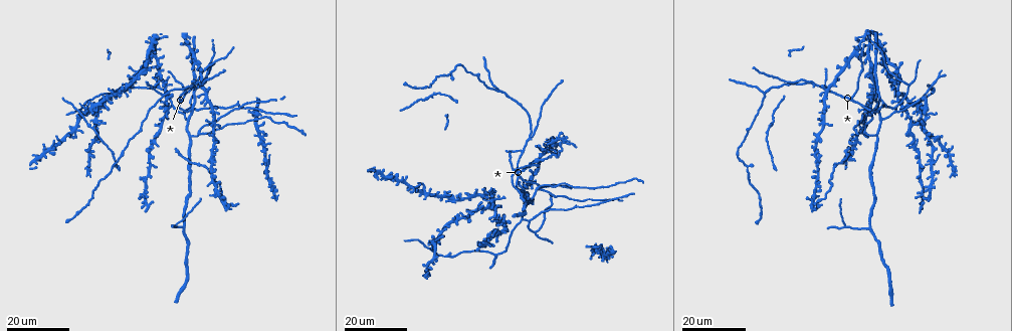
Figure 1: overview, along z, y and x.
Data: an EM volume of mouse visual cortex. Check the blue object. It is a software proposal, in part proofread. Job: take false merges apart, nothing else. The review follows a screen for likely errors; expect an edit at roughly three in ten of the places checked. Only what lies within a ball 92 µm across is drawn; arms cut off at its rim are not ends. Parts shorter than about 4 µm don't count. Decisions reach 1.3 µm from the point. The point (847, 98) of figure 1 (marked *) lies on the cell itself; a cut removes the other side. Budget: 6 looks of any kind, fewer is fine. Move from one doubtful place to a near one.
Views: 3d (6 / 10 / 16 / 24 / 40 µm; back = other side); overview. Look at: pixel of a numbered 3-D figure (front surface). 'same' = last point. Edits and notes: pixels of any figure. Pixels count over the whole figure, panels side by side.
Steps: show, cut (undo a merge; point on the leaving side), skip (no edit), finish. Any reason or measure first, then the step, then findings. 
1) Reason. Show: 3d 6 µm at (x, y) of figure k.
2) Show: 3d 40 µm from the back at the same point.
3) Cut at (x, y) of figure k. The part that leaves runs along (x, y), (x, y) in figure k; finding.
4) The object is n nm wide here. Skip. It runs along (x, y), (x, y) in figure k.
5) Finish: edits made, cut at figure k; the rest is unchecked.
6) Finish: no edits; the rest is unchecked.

Three-way junction. Show: 3d 16 µm at (523, 150) of figure 1.

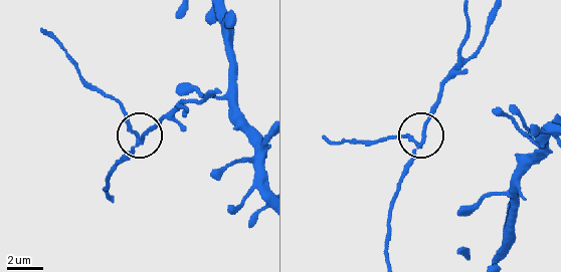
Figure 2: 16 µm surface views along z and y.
Show: 3d 6 µm at (134, 133) of figure 2.

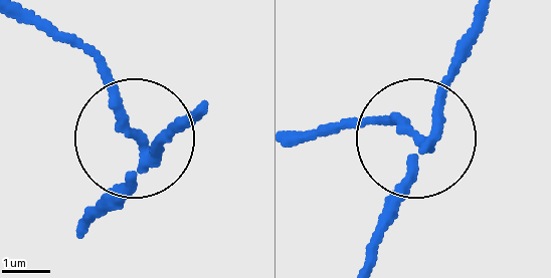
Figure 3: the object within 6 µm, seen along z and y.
The side arm is 9 µm long. Cut at (110, 94) of figure 3. The part that leaves runs along (145, 148), (101, 67), (28, 19) in figure 3; a second cell is stuck on.

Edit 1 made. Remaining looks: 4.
Redraw. Show: overview.

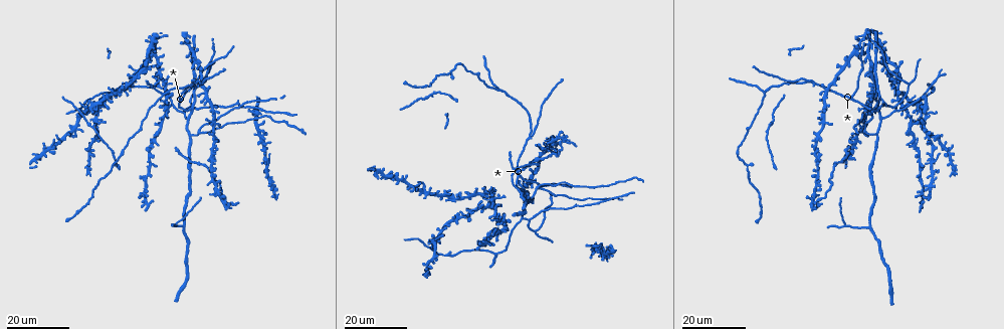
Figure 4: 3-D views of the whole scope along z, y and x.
A fork. Show: 3d 16 µm at (813, 80) of figure 4.

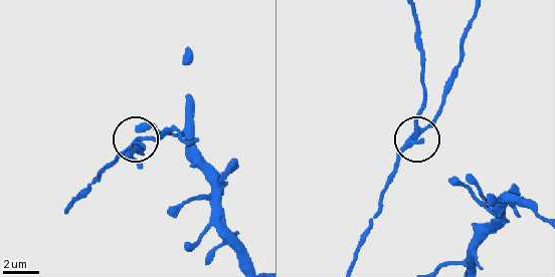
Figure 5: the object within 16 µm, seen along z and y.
Show: 3d 10 µm at (421, 129) of figure 5.

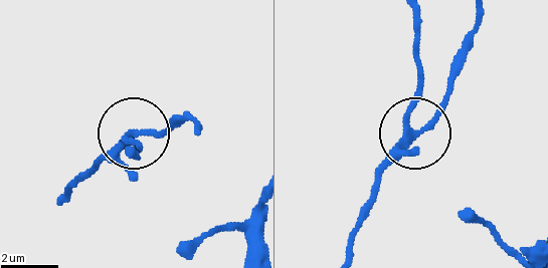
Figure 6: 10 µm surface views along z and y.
3 arms meet here. Skip. It runs along (349, 253), (378, 174), (458, 75) in figure 6; continuous, no second cell.

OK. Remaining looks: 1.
Finish: edits made, cut at figure 3; the rest is unchecked.

